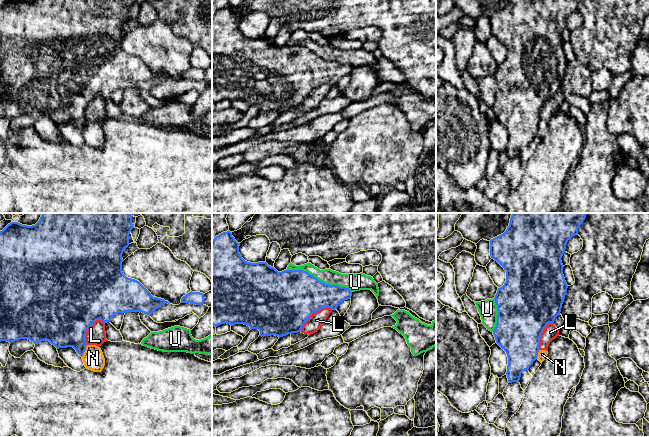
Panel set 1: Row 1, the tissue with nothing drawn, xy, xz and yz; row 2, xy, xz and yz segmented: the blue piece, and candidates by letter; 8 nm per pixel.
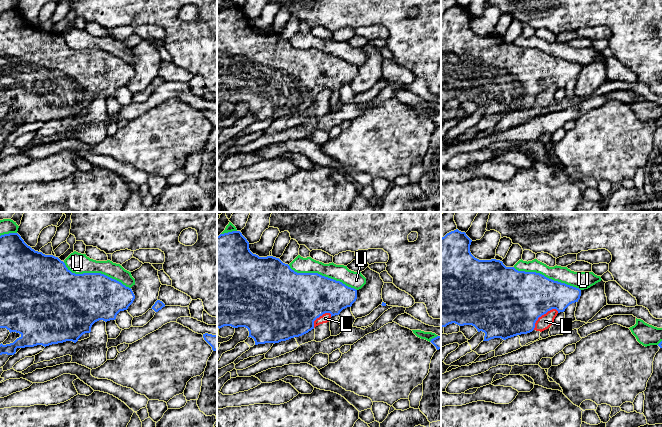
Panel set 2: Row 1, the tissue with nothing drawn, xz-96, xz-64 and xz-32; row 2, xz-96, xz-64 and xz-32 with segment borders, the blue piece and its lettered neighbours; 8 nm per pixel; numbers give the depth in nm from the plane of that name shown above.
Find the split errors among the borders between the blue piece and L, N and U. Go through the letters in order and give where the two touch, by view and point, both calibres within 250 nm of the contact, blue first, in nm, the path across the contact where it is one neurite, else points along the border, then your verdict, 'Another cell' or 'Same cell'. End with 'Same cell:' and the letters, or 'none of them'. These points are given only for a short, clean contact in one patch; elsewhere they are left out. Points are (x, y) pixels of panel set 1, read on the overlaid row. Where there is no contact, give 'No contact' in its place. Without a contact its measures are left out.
L: Touches blue at xz (313, 312). Thickness 480 nm (blue) against 120 nm. Another cell
N: Touches blue at xy (84, 351). Thickness 340 nm (blue) against 170 nm. Boundary: xy (87, 345), (81, 356). Another cell
U: Touches blue at xz (320, 281). Thickness 420 nm (blue) against 120 nm. Another cell
Same cell: none of them

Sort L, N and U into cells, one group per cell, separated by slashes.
L N / U

